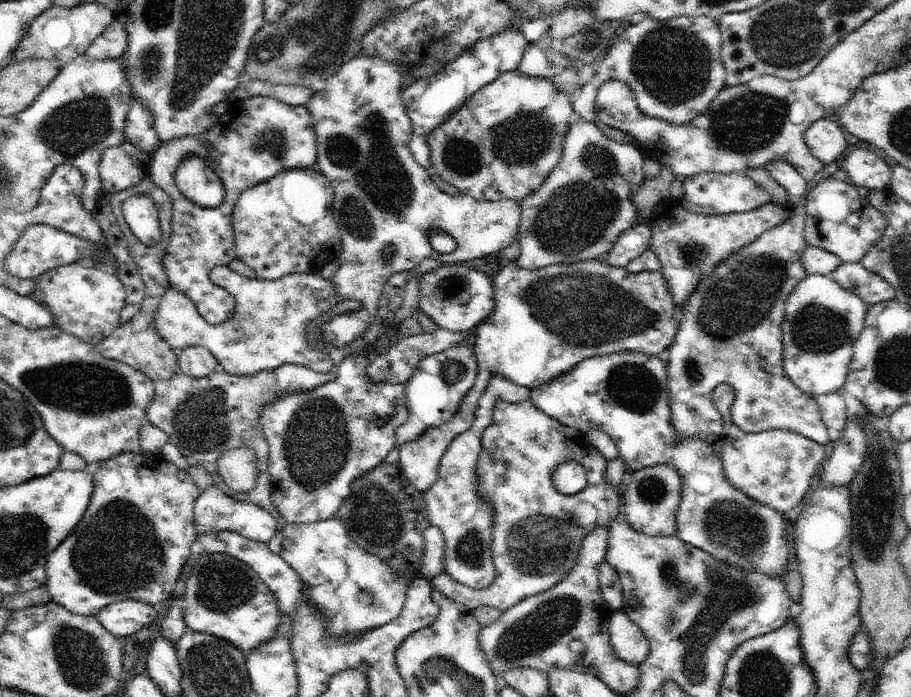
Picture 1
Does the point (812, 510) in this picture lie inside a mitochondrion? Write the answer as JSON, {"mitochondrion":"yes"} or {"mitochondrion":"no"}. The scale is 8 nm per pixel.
{"mitochondrion":"no"}

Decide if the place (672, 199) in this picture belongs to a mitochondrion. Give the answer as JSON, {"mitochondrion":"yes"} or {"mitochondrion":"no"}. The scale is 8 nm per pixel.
{"mitochondrion":"no"}

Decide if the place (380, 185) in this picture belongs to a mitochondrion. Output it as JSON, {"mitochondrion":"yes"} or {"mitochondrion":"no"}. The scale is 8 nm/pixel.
{"mitochondrion":"yes"}

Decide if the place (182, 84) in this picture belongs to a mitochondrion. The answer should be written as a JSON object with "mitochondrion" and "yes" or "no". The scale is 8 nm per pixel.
{"mitochondrion":"yes"}

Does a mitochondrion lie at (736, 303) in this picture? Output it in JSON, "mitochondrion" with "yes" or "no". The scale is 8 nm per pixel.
{"mitochondrion":"yes"}

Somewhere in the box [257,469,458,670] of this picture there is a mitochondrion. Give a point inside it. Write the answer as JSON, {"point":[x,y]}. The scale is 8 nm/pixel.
{"point":[377,521]}

